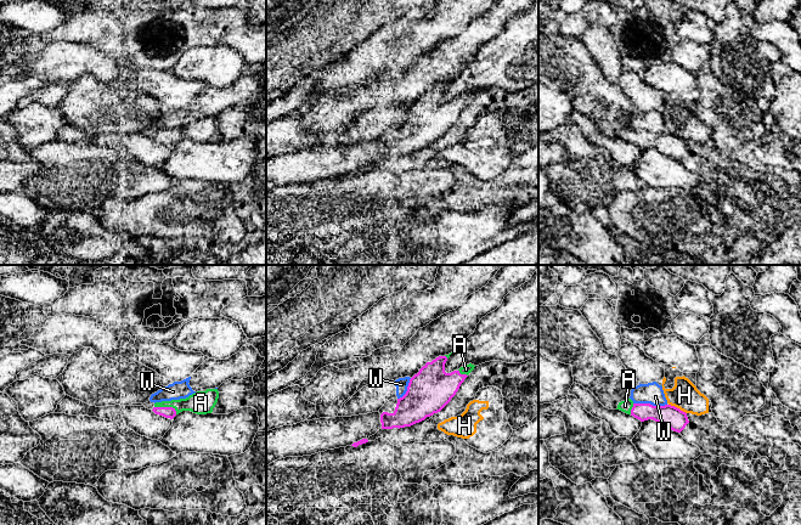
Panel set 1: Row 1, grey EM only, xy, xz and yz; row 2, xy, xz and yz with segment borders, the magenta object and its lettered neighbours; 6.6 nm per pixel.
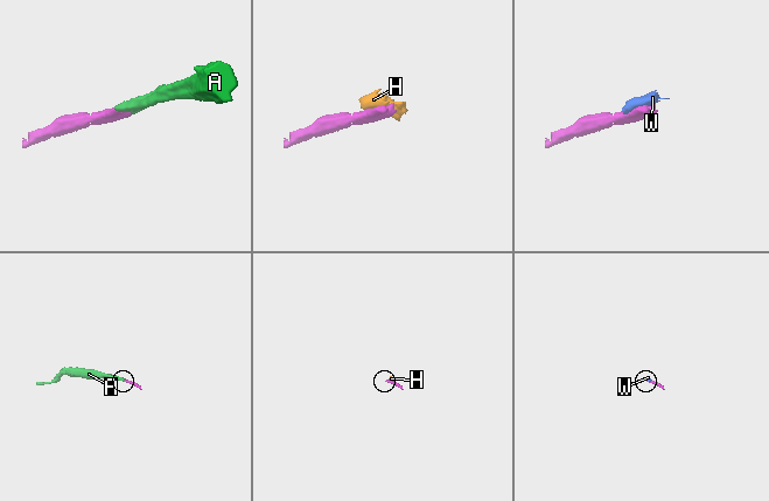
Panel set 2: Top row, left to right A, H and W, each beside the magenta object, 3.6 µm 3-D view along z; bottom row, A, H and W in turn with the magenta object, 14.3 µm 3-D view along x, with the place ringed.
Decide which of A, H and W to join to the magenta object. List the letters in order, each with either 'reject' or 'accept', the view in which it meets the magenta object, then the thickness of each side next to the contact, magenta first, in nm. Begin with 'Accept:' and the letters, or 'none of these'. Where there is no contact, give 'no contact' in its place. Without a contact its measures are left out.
Accept: A
A: accept; contact in xy; calibres 80 and 160 nm
H: reject; contact in yz; calibres 150 and 190 nm
W: reject; contact in yz; calibres 150 and 140 nm

